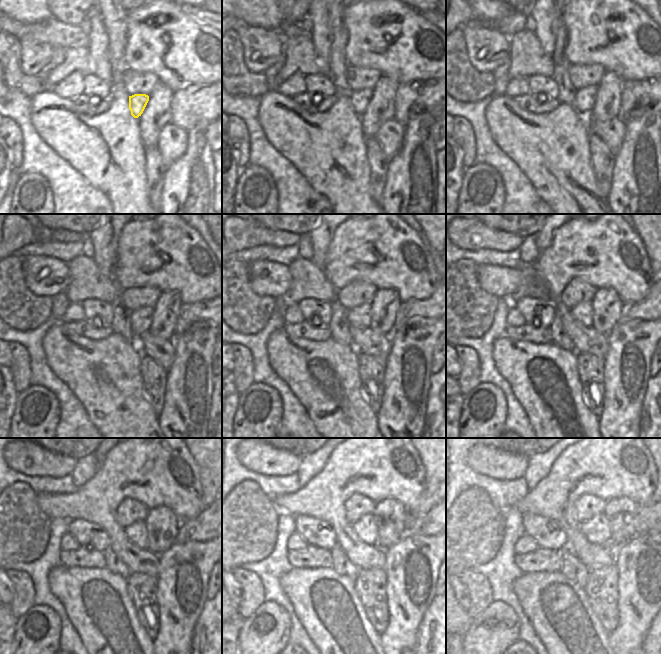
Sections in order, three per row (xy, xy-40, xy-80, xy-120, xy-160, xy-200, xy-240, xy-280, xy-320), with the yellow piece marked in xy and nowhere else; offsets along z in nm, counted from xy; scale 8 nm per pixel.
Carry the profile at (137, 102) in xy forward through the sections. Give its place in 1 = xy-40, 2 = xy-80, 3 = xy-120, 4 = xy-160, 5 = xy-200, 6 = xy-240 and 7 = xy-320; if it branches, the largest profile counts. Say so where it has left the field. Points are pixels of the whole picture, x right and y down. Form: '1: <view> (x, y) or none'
1: xy-40 (360, 99)
2: xy-80 (584, 102)
3: xy-120 (139, 320)
4: xy-160 (360, 317)
5: xy-200 (584, 317)
6: xy-240 (139, 527)
7: xy-320 (596, 530)

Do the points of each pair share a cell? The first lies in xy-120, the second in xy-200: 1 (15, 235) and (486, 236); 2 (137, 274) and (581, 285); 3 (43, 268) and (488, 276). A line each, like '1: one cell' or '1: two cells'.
1: one cell
2: two cells
3: one cell

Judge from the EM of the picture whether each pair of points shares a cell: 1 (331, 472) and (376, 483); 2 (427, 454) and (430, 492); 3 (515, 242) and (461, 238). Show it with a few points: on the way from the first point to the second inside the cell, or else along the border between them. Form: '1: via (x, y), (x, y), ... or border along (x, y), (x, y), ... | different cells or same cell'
1: via (344, 472), (372, 472) | same cell
2: via (432, 463), (432, 483) | same cell
3: via (502, 241), (474, 238) | same cell

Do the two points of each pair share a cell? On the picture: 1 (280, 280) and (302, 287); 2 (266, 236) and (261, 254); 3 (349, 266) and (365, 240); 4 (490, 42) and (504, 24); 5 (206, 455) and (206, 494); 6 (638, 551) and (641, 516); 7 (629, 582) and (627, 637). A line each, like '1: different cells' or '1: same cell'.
1: different cells
2: different cells
3: same cell
4: different cells
5: same cell
6: different cells
7: same cell

